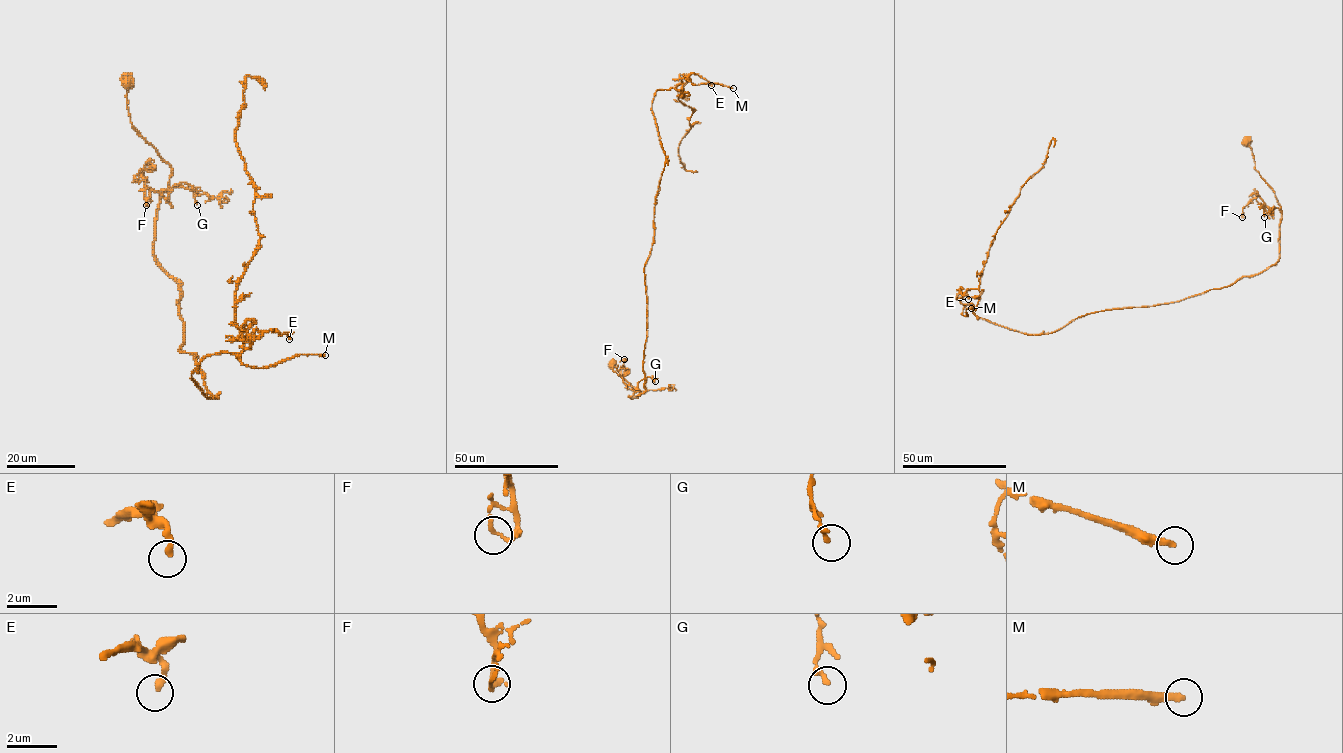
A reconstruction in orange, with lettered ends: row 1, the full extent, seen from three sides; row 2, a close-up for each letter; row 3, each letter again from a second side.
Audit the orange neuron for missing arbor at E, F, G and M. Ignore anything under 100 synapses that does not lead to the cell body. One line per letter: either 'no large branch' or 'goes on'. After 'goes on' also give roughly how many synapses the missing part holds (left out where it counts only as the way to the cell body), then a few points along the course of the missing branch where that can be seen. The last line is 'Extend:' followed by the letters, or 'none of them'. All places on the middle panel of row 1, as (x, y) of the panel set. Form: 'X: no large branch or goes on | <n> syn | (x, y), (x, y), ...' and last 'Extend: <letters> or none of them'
E: no large branch
F: no large branch
G: no large branch
M: goes on | 180 syn | (733, 88), (772, 104), (820, 105), (827, 117), (827, 112), (830, 116), (828, 118)
Extend: M

